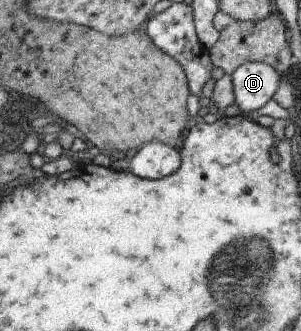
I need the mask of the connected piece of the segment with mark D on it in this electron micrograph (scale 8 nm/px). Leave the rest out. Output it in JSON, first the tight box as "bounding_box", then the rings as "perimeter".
{"bounding_box":[231,62,280,113],"perimeter":[[[244,62],[231,74],[233,103],[243,113],[260,109],[278,88],[280,75],[264,62]]]}

